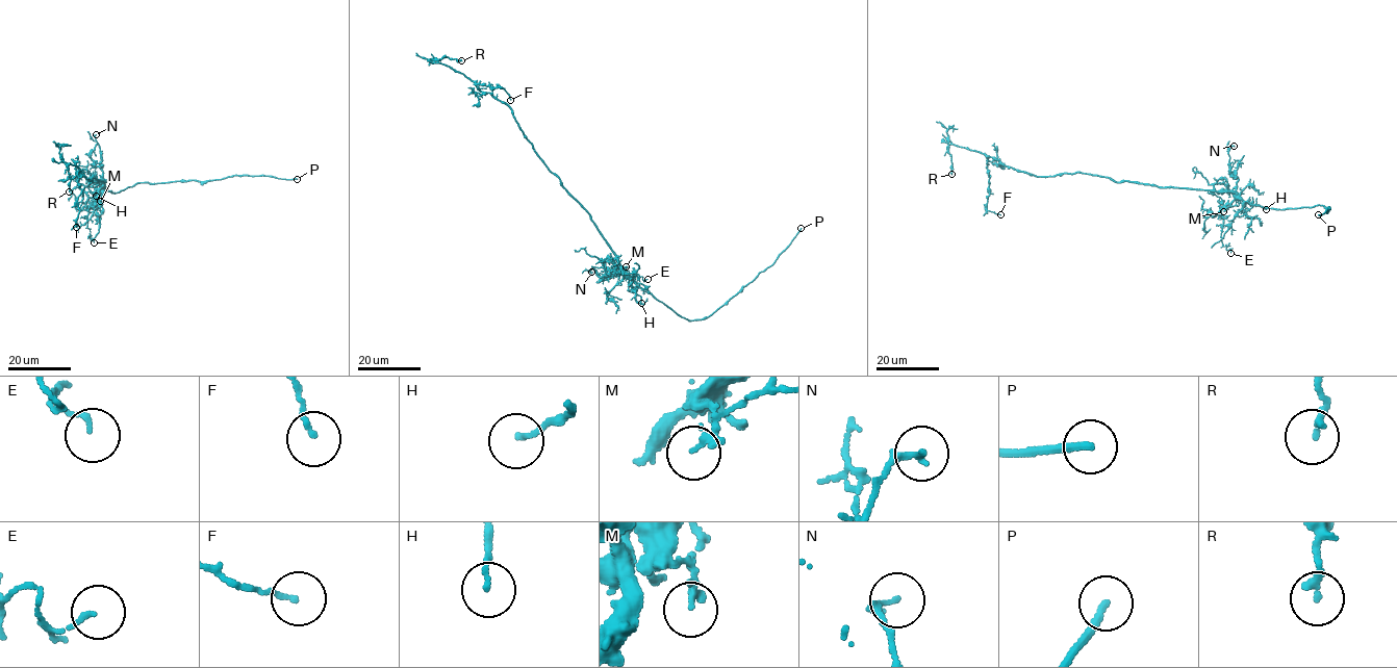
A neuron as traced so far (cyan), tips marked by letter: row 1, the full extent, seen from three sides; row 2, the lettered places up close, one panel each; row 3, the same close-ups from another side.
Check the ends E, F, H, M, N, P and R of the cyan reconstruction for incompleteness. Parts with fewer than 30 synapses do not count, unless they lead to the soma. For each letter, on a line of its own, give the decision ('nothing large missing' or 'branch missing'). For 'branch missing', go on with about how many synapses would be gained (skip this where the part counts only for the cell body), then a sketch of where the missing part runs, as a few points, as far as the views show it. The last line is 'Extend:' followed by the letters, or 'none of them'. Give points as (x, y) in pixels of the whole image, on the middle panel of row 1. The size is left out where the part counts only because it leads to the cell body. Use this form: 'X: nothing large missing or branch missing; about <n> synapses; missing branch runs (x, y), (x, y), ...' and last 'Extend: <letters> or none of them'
E: nothing large missing
F: nothing large missing
H: nothing large missing
M: nothing large missing
N: nothing large missing
P: branch missing; missing branch runs (801, 228), (806, 223), (809, 203), (802, 202), (795, 209), (802, 217)
R: nothing large missing
Extend: P

